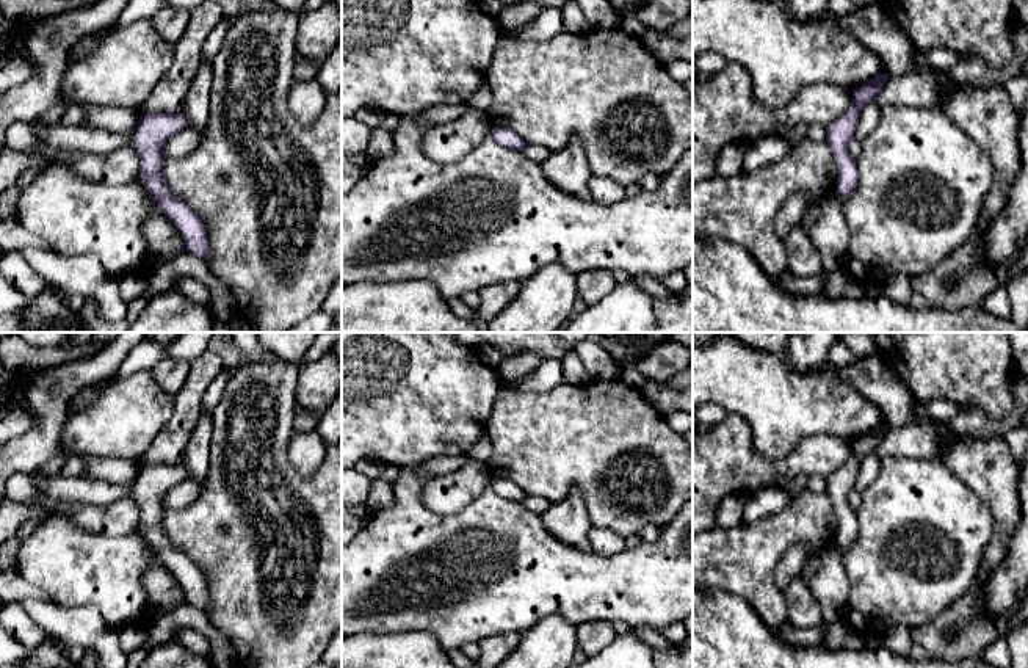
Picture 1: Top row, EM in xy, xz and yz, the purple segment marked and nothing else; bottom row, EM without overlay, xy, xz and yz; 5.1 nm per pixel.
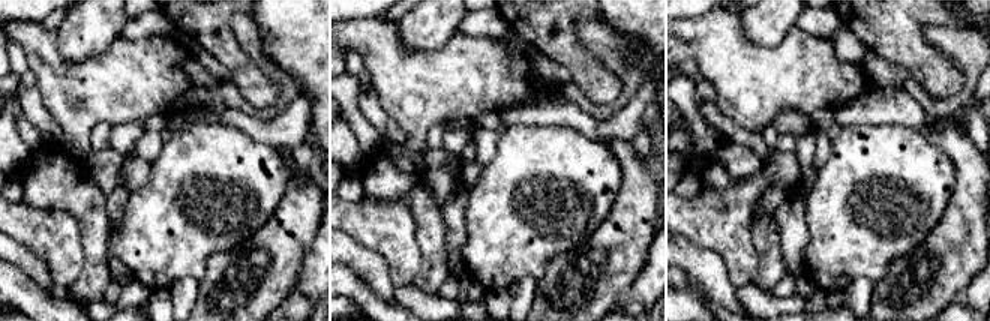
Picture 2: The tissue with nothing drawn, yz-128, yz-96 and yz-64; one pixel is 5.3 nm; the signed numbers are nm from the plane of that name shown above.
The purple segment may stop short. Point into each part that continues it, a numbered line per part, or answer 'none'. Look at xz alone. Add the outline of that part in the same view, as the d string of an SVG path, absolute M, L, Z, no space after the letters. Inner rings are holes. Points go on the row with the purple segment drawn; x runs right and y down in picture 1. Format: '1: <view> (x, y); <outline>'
none

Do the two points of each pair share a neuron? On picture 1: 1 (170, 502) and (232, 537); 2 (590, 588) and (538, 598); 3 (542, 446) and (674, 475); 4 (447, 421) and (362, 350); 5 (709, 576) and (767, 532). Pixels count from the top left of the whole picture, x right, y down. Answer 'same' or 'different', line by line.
1: different
2: same
3: same
4: same
5: same

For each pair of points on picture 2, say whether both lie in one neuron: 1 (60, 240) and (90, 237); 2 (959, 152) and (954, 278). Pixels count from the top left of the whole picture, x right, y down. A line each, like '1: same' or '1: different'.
1: different
2: same

